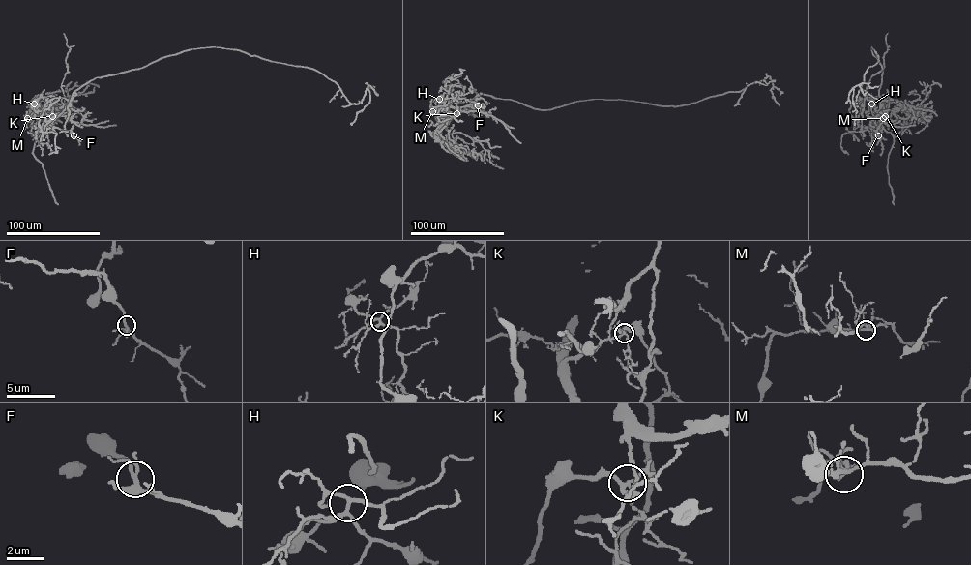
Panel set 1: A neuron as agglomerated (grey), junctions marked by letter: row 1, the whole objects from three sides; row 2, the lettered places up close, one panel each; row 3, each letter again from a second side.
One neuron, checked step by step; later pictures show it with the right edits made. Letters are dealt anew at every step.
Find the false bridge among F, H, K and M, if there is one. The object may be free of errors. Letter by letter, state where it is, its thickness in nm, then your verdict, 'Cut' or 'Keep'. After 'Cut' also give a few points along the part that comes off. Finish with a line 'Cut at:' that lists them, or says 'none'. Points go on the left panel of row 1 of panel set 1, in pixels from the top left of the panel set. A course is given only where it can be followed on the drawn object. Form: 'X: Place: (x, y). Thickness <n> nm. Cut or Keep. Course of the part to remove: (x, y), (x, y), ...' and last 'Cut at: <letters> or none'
F: Place: (73, 135). Thickness 220 nm. Keep
H: Place: (34, 104). Thickness 190 nm. Keep
K: Place: (52, 116). Thickness 190 nm. Cut. Course of the part to remove: (52, 116), (52, 109), (53, 113), (62, 113), (83, 124), (116, 125)
M: Place: (27, 118). Thickness 200 nm. Keep
Cut at: K

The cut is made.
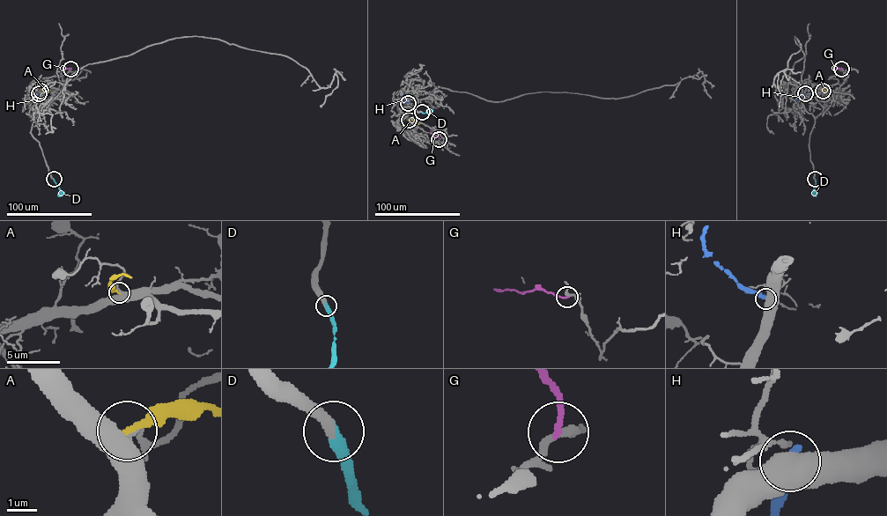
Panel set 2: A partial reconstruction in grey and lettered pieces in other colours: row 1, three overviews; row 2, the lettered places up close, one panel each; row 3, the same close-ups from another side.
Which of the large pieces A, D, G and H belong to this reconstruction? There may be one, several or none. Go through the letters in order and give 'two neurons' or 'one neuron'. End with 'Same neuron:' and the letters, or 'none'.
A: two neurons
D: one neuron
G: two neurons
H: two neurons
Same neuron: D

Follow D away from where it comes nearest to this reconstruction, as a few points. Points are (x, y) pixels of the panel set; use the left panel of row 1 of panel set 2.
D: (54, 179), (60, 189), (58, 196)

